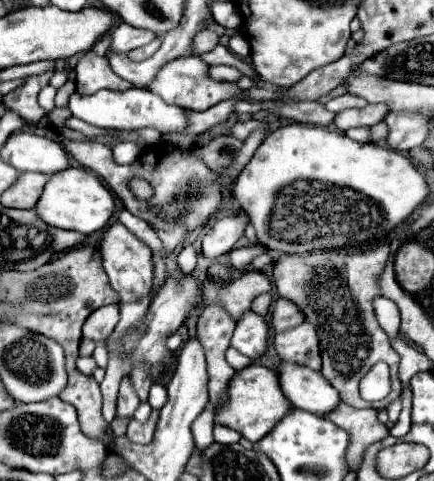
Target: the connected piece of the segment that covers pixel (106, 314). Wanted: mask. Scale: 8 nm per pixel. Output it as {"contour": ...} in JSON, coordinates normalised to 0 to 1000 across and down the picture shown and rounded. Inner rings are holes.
{"contour":[[[256,632],[256,636],[237,636],[228,644],[219,644],[191,674],[191,699],[210,703],[219,711],[237,711],[251,703],[251,694],[260,690],[260,682],[274,669],[274,636]]]}

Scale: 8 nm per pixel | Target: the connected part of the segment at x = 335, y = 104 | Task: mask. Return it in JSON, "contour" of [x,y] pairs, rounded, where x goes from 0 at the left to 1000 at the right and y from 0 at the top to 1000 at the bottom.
{"contour":[[[790,195],[790,200],[753,212],[753,229],[767,229],[767,233],[786,233],[800,225],[841,225],[841,220],[846,220],[846,212],[836,204],[823,204],[809,195]]]}

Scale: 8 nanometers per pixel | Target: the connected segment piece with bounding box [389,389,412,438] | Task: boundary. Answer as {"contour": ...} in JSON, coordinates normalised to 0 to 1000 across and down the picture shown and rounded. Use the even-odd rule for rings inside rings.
{"contour":[[[931,809],[926,813],[926,854],[917,875],[896,894],[899,904],[924,911],[933,906],[947,890],[947,848],[949,848],[949,813],[947,809]]]}

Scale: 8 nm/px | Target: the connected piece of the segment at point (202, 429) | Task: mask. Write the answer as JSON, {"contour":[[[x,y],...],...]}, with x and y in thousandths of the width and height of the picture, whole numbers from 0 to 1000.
{"contour":[[[472,852],[445,881],[445,911],[459,940],[472,940],[491,923],[491,852]]]}

